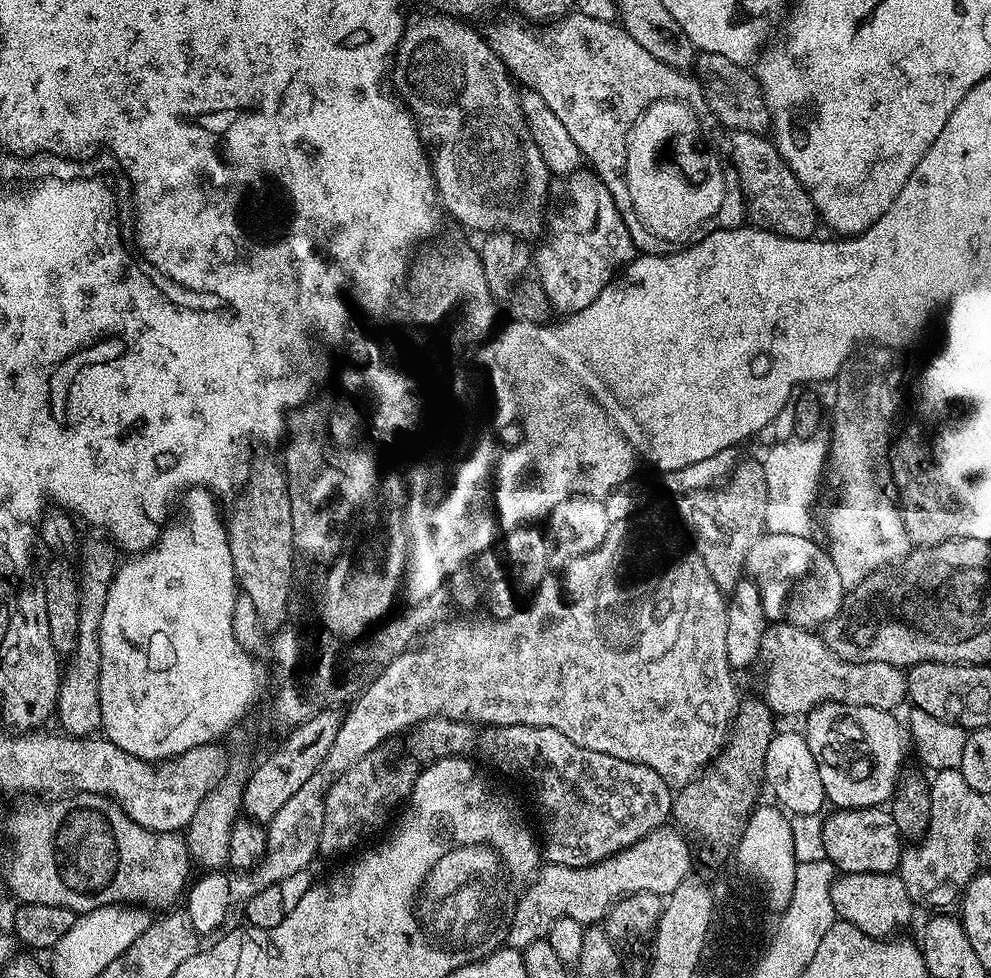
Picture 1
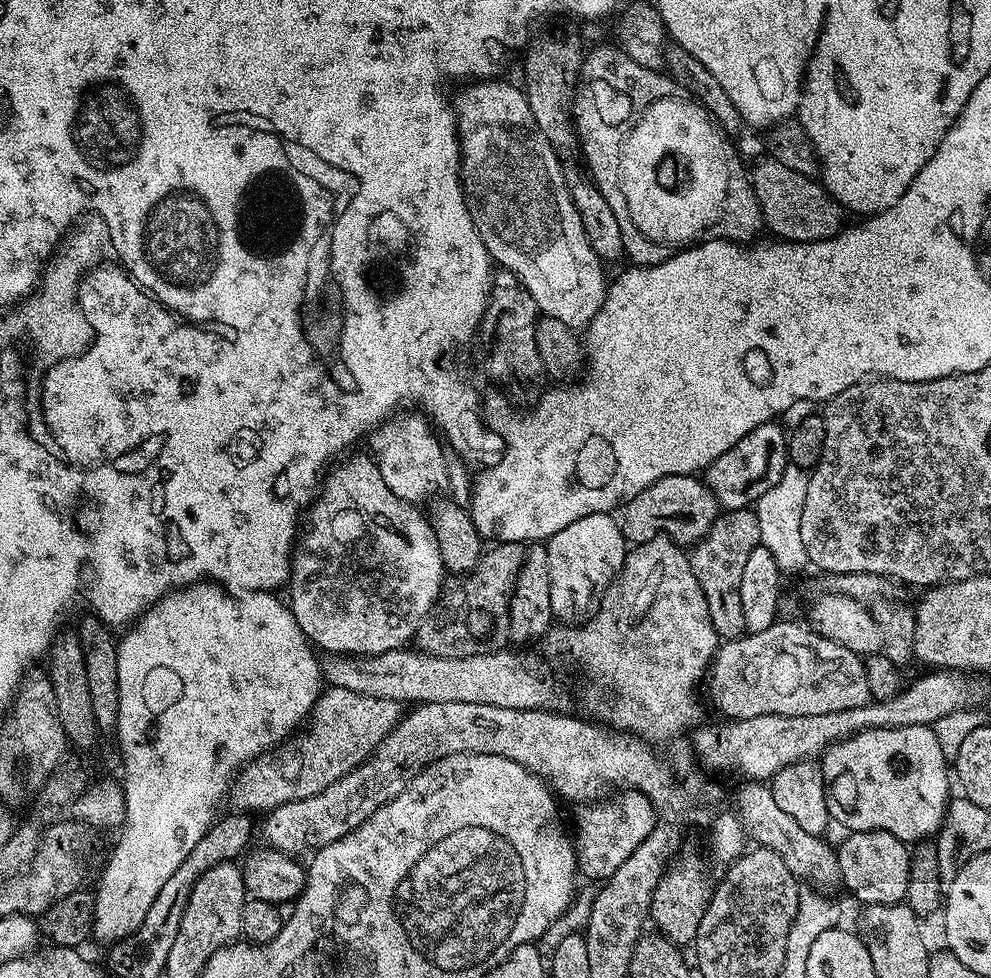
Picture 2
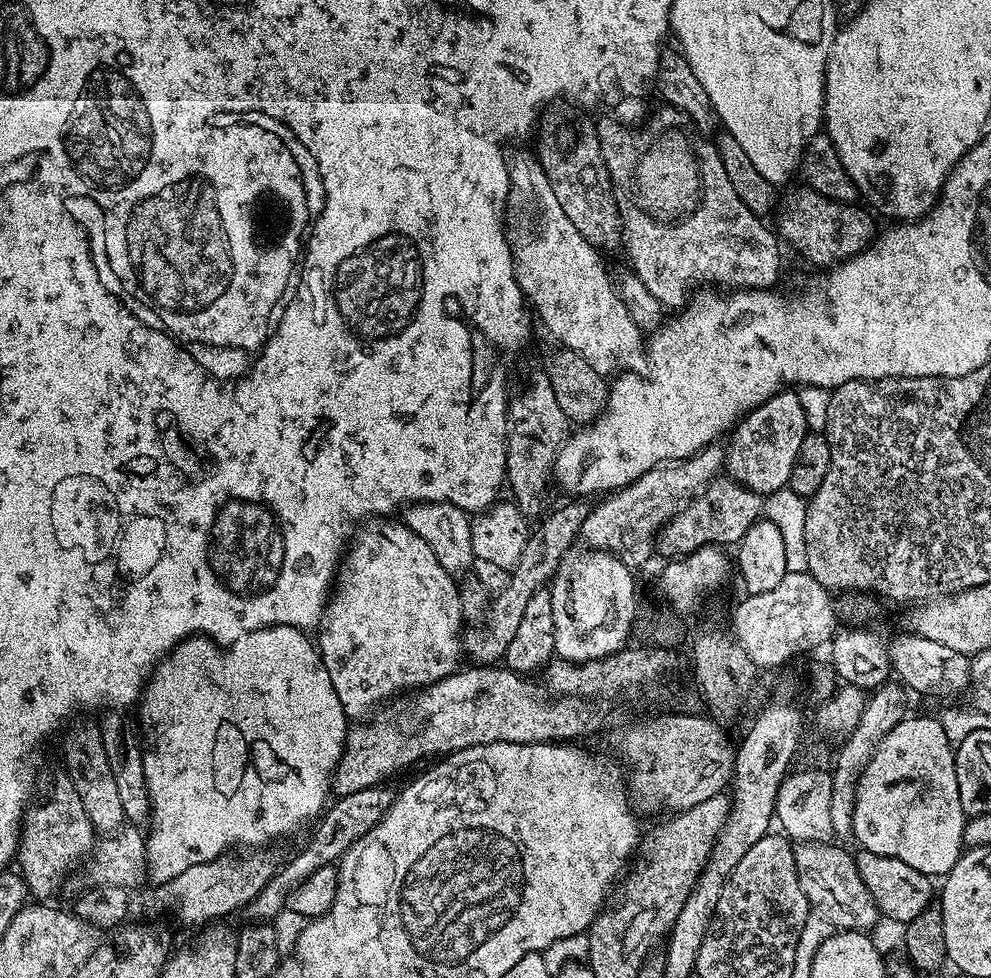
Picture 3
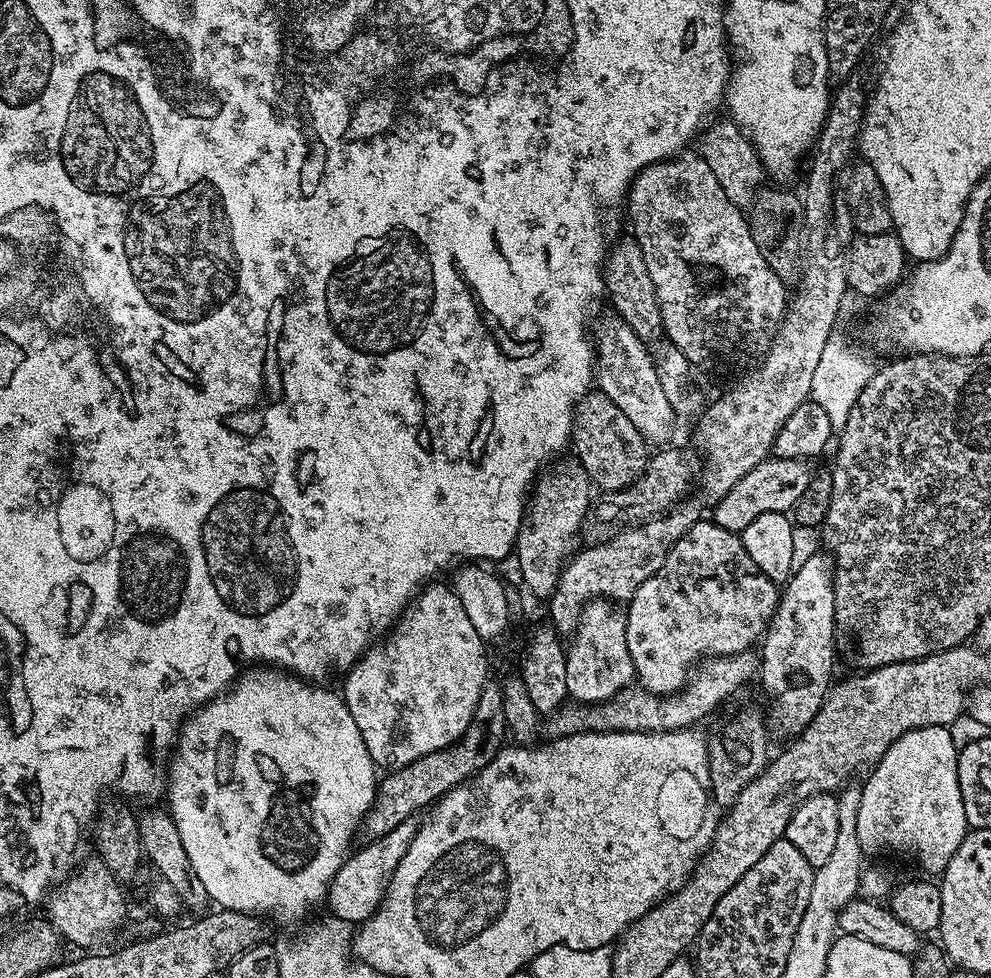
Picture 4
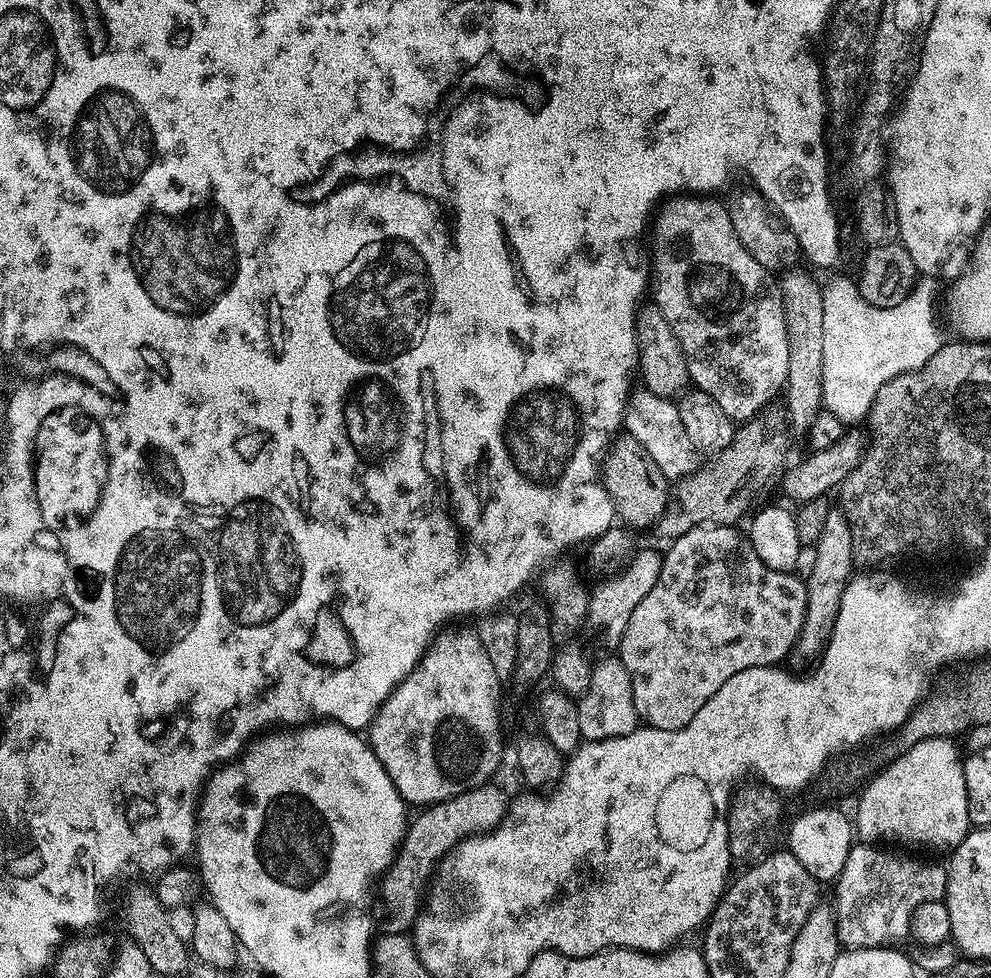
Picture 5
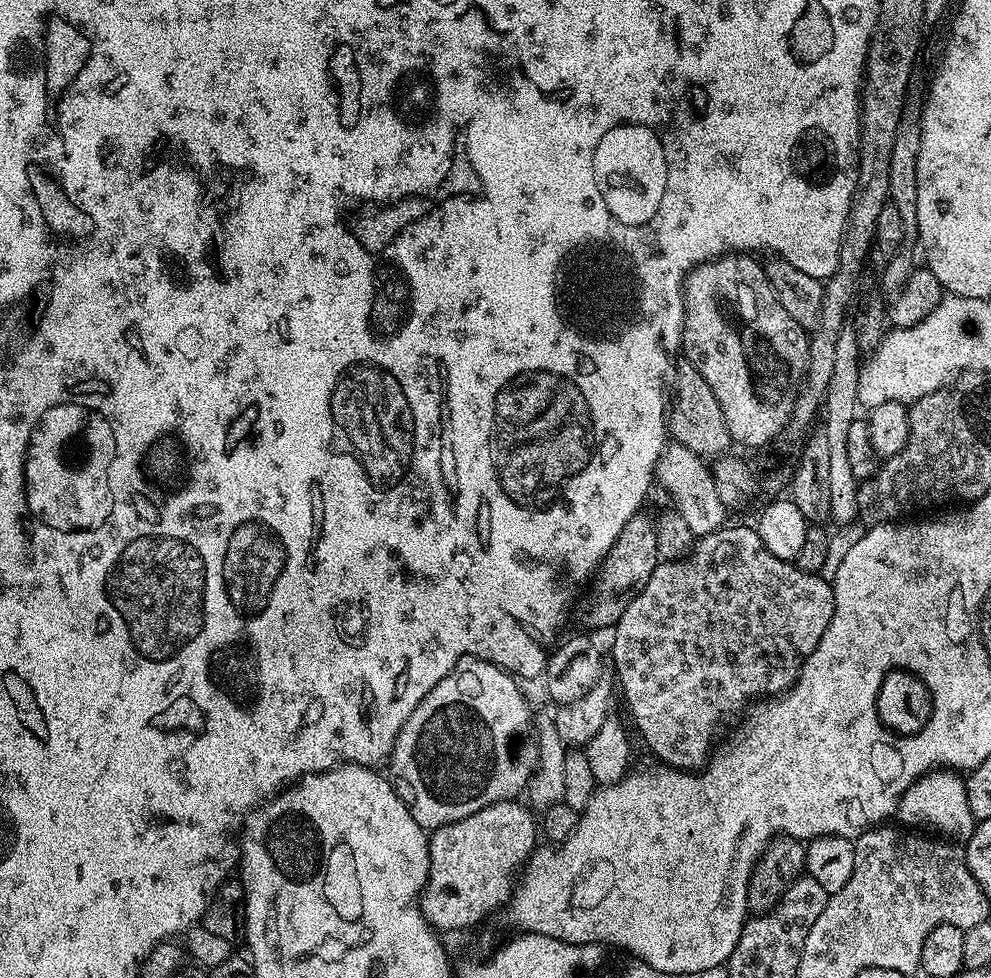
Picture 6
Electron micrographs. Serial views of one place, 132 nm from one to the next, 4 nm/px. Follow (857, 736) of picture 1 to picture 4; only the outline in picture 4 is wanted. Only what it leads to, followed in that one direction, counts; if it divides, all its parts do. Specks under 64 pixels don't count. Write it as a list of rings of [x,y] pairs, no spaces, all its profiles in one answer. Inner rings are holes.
[[[926,726],[902,734],[882,754],[863,781],[858,809],[858,841],[869,856],[909,852],[928,872],[943,874],[968,835],[968,819],[958,786],[956,748],[945,726]]]

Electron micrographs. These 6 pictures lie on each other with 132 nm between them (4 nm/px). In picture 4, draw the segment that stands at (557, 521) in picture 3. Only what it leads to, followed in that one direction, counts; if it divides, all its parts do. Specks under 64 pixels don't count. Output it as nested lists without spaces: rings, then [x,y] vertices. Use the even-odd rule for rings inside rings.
[[[673,446],[665,447],[657,454],[649,455],[648,464],[644,468],[644,475],[629,486],[623,488],[621,492],[607,493],[603,498],[604,501],[600,505],[595,505],[594,516],[596,512],[596,520],[600,524],[616,524],[615,526],[624,526],[632,522],[643,522],[651,520],[654,516],[659,516],[668,511],[669,508],[680,503],[689,495],[690,489],[693,487],[694,481],[698,476],[698,460],[691,451],[679,452]]]

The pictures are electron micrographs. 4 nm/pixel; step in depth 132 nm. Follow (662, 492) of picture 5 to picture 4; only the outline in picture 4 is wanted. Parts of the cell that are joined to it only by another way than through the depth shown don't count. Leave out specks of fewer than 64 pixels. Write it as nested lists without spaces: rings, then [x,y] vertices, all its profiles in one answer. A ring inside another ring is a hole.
[[[590,390],[579,400],[572,417],[572,426],[571,451],[576,451],[575,459],[586,470],[589,481],[597,489],[604,488],[605,493],[621,492],[623,488],[629,488],[636,479],[644,475],[644,468],[648,464],[650,455],[650,445],[642,434],[638,434],[638,430],[634,430],[634,422],[630,422],[630,418],[626,418],[626,414],[622,414],[622,410],[618,410],[618,406],[614,406],[614,402],[610,402],[610,398],[606,398],[604,392]]]

